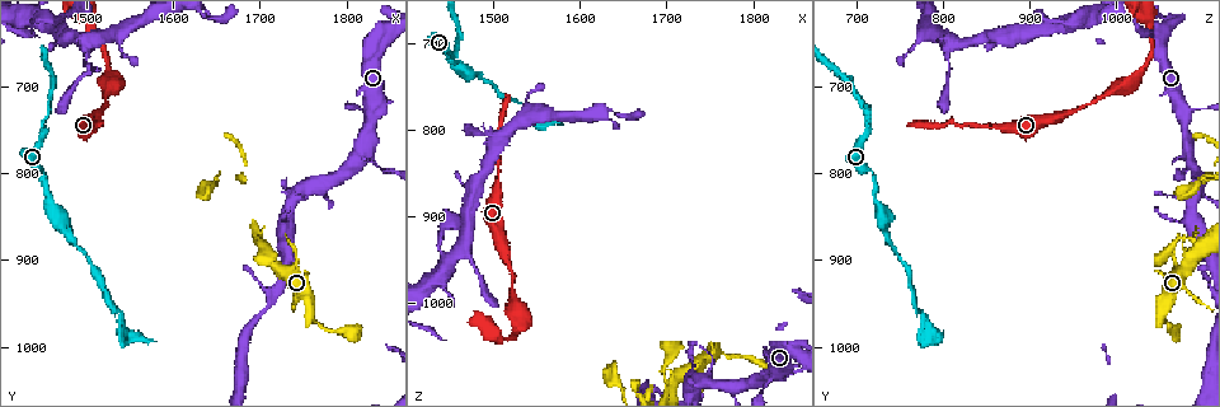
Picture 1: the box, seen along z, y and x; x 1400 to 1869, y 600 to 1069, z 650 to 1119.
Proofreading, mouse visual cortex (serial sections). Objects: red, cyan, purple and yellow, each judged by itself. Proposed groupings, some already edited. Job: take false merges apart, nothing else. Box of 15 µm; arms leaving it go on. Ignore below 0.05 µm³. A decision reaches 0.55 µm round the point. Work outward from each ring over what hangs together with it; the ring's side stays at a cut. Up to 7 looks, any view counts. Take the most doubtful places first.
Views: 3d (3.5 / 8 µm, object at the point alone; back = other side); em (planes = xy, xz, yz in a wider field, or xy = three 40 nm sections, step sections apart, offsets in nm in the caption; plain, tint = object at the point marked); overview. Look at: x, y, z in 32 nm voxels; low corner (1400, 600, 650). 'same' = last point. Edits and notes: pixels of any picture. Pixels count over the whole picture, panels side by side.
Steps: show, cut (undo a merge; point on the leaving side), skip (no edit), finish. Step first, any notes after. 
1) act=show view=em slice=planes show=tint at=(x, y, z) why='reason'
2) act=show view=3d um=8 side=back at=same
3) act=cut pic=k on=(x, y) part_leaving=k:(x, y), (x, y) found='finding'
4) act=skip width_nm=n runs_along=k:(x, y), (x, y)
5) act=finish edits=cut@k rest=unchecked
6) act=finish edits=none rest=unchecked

act=show view=3d um=3.5 at=(1450, 750, 715) why='calibre changes'

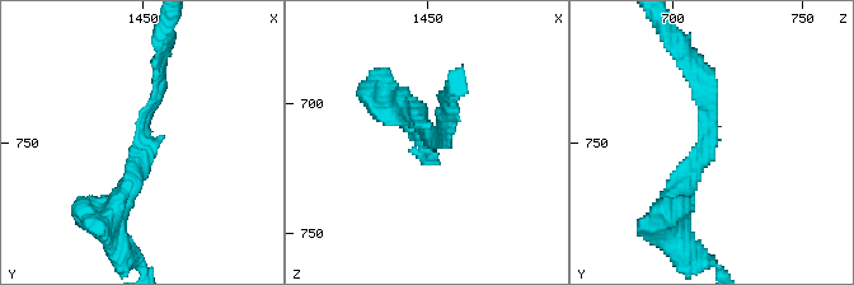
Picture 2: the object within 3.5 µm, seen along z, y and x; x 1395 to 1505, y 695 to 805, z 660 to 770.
act=show view=em slice=planes show=tint at=(1450, 755, 712) arm_widths_nm=150,350

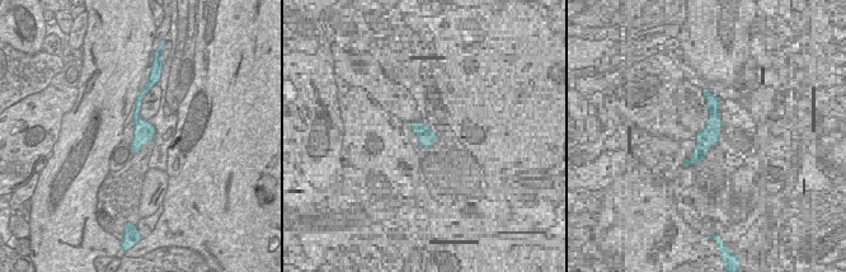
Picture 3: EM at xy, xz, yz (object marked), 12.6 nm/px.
act=skip runs_along=2:(107, 222), (146, 152), (158, 78) found='continuous, no second cell'

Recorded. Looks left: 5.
act=show view=3d um=3.5 at=(1710, 890, 1095) why='sharp bend'

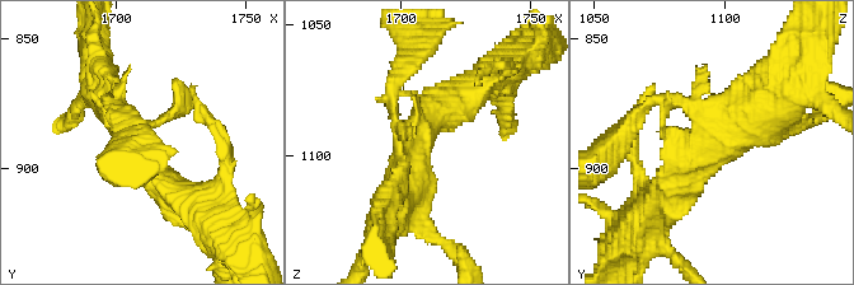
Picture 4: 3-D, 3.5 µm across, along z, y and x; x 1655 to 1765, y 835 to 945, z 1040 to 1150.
act=show view=em slice=xy step=1 show=tint at=(1707, 892, 1092)

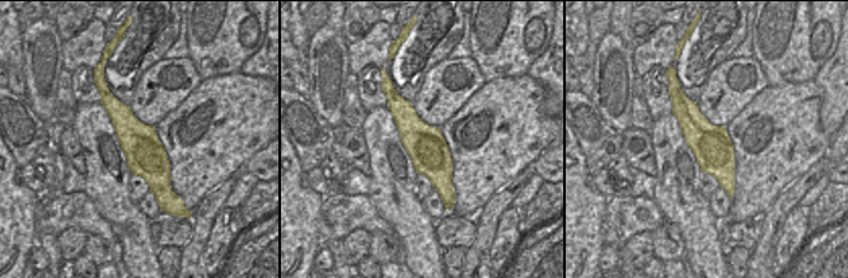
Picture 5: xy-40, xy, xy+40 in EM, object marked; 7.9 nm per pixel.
act=skip runs_along=5:(387, 86), (427, 147), (450, 202) found='all the same cell'

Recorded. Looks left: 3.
act=show view=3d um=3.5 at=(1820, 775, 1080) why='thin arm on a thick one'

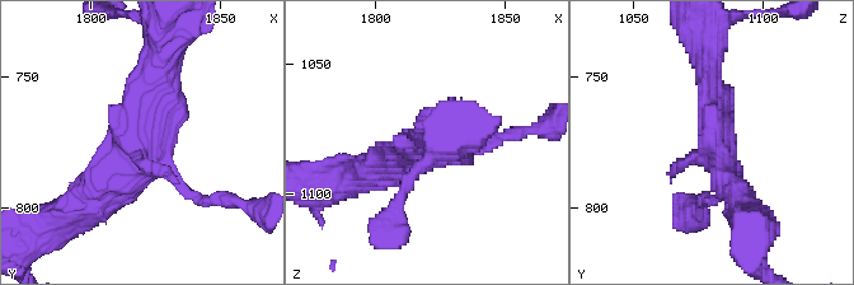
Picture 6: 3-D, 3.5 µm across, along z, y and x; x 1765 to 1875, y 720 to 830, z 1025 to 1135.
act=show view=em slice=xy step=3 show=tint at=(1817, 775, 1082)

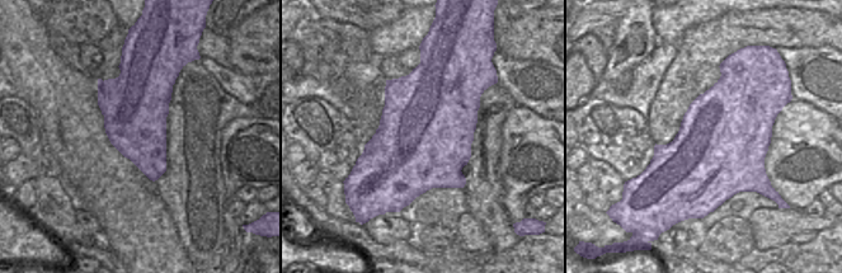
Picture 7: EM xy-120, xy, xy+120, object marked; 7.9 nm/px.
act=skip runs_along=6:(159, 64), (128, 149), (78, 204) found='one cell here'

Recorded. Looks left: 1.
act=finish edits=none rest=unchecked

